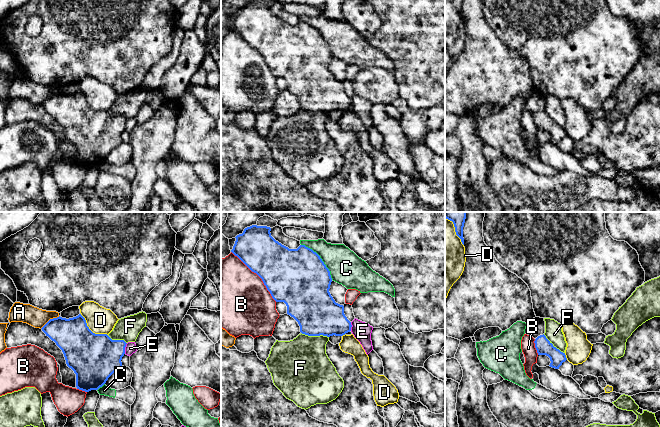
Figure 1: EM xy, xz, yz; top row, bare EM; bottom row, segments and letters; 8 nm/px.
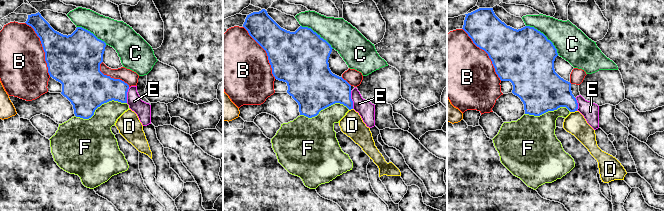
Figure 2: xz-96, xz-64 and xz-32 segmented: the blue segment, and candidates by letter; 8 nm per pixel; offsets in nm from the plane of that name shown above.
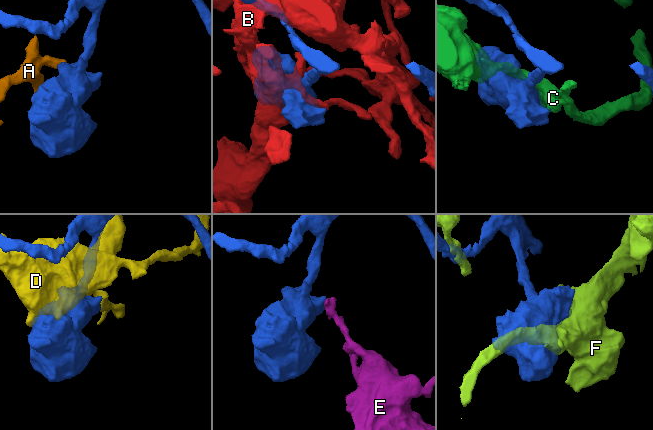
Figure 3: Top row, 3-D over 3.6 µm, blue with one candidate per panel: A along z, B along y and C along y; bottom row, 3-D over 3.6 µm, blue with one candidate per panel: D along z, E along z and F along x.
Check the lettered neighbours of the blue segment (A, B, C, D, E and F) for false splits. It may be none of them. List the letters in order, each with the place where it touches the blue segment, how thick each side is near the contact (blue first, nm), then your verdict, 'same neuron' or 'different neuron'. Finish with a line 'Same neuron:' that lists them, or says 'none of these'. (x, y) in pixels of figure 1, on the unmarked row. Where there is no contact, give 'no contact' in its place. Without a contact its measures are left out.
A: xy (50, 95) | 280/160 nm | different neuron
B: xz (257, 50) | 420/480 nm | different neuron
C: xz (321, 35) | 460/260 nm | different neuron
D: xy (90, 106) | 380/220 nm | different neuron
E: xy (124, 124) | 380/90 nm | different neuron
F: xz (315, 111) | 360/420 nm | different neuron
Same neuron: none of these

